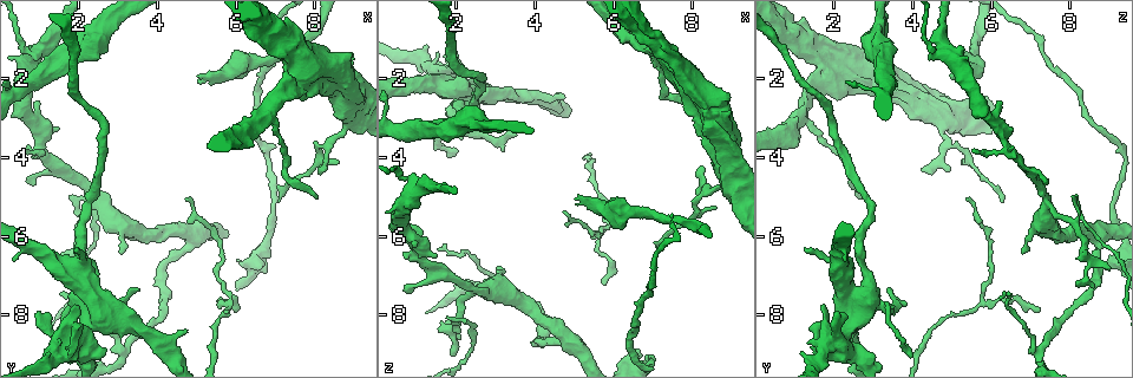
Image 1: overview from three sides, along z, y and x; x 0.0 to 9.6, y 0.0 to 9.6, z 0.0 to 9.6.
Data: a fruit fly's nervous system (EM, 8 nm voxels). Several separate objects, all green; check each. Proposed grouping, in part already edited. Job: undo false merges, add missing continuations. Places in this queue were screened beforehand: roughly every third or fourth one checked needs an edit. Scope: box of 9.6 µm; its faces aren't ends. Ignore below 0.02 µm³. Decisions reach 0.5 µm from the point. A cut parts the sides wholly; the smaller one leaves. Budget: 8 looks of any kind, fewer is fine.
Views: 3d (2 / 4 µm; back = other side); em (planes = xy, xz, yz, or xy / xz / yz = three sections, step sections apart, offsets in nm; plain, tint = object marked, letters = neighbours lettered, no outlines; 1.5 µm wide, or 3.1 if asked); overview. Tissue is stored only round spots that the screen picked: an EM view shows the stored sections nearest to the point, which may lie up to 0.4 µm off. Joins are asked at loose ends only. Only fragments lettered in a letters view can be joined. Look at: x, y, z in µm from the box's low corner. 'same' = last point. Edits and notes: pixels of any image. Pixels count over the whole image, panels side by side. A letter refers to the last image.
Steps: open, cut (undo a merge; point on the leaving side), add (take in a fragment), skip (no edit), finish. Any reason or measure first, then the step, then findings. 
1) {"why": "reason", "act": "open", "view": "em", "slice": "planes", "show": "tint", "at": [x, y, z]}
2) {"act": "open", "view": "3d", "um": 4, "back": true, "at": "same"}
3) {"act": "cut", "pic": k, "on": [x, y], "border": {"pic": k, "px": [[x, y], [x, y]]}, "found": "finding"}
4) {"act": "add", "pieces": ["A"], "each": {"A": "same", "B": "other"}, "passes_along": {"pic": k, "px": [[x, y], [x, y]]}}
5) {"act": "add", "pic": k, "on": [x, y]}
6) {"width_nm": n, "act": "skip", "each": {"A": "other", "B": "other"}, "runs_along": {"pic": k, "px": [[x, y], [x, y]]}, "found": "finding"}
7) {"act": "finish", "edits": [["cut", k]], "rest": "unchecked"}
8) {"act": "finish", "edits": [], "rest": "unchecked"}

{"why": "an open end", "act": "open", "view": "3d", "um": 4, "at": [6.60, 6.85, 8.90]}

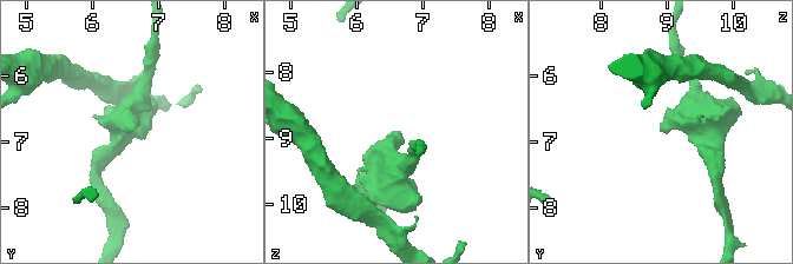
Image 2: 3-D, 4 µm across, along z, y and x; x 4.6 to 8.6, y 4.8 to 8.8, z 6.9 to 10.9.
{"why": "shape alone is not enough", "act": "open", "view": "em", "slice": "xy", "step": 8, "show": "letters", "at": [6.60, 6.85, 8.90]}

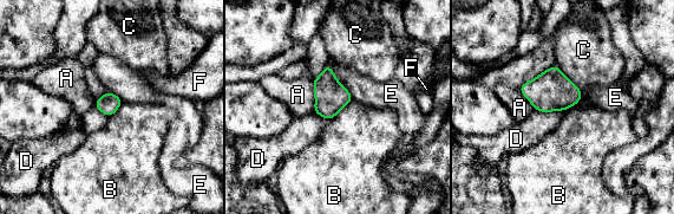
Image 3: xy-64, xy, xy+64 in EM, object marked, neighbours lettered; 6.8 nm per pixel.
{"act": "open", "view": "em", "slice": "planes", "show": "letters", "at": "same"}

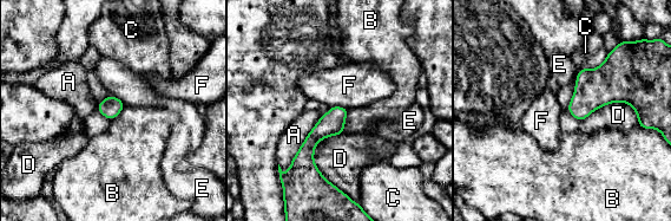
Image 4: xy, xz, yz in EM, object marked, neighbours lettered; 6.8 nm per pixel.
{"act": "skip", "each": {"A": "other", "B": "other", "C": "other", "D": "other", "E": "other", "F": "other"}, "runs_along": {"pic": 4, "px": [[343, 110], [308, 145], [320, 177]]}, "found": "no lettered fragment goes on from it"}

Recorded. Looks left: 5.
{"why": "free end", "act": "open", "view": "3d", "um": 4, "at": [6.80, 1.40, 1.00]}

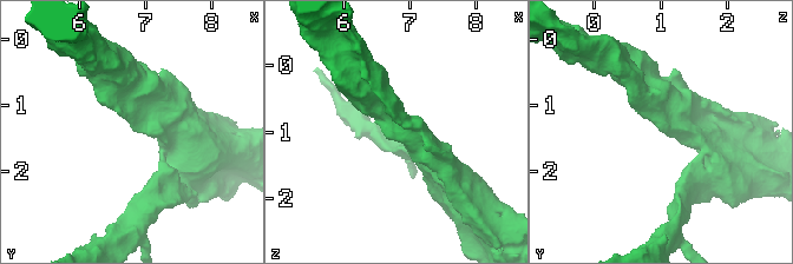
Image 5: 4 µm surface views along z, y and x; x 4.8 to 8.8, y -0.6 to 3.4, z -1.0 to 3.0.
{"act": "open", "view": "em", "slice": "xz", "step": 4, "show": "letters", "at": [6.80, 1.35, 0.95]}

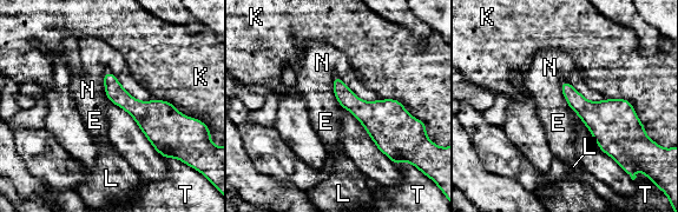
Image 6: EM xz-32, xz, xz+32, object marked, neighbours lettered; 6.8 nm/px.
{"act": "open", "view": "em", "slice": "planes", "show": "letters", "at": "same"}

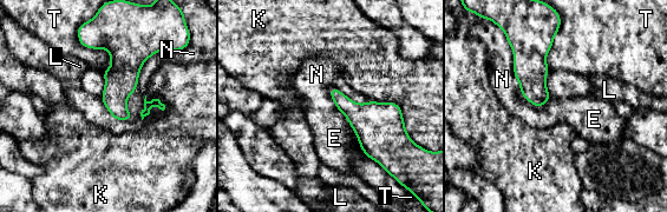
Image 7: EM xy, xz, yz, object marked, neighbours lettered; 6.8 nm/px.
{"longest_contact_nm": ["N", 600], "act": "skip", "each": {"E": "other", "K": "other", "L": "other", "N": "other", "T": "other"}, "border": {"pic": 7, "px": [[504, 32], [520, 92], [541, 107]]}, "found": "none of them fits"}

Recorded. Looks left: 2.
{"act": "finish", "edits": [], "rest": "unchecked"}

